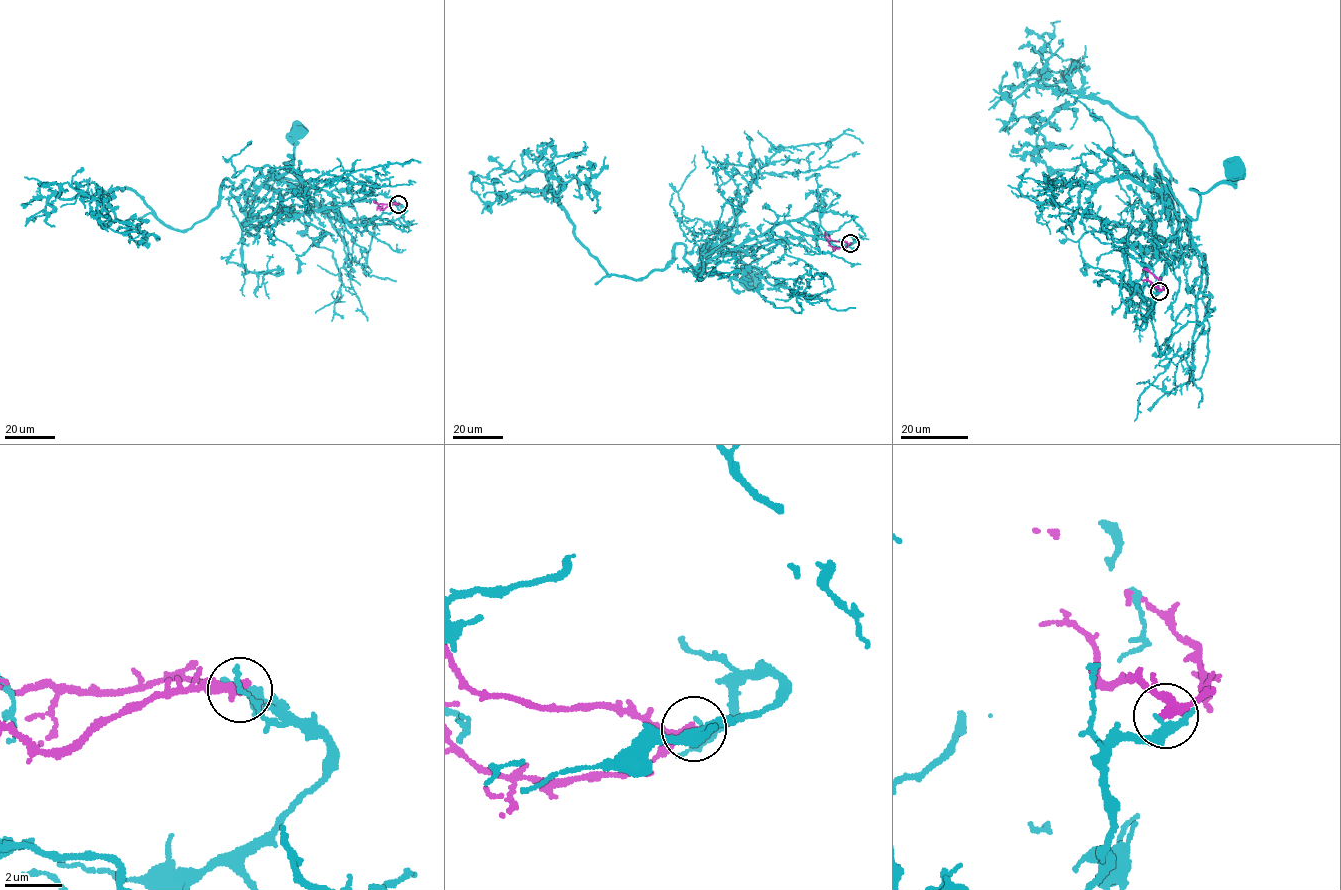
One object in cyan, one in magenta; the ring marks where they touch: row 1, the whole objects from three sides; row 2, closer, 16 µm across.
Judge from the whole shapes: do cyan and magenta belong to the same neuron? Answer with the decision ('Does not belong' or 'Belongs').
Does not belong

